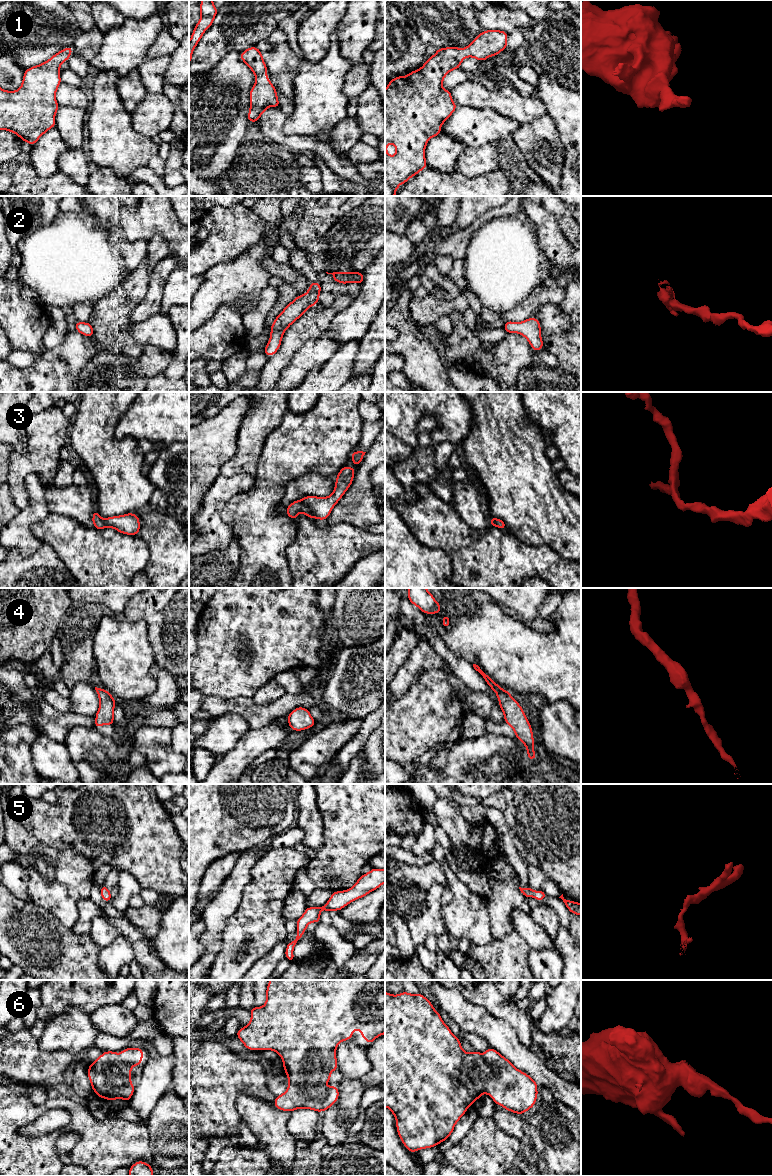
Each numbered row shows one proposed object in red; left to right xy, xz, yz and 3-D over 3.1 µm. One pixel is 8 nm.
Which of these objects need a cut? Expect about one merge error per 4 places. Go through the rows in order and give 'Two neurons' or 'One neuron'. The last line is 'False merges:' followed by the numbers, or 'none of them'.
1: One neuron
2: One neuron
3: One neuron
4: One neuron
5: One neuron
6: One neuron
False merges: none of them

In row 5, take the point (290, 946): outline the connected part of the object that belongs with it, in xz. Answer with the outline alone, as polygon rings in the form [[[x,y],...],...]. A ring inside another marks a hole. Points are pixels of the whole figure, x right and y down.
[[[372,868],[366,874],[363,874],[352,888],[343,891],[334,891],[331,894],[328,902],[322,907],[307,907],[303,915],[296,921],[297,937],[286,946],[285,958],[293,962],[295,960],[293,950],[298,941],[302,939],[303,933],[311,922],[319,923],[321,910],[325,911],[340,911],[349,903],[362,898],[370,892],[381,887],[385,883],[385,869]]]

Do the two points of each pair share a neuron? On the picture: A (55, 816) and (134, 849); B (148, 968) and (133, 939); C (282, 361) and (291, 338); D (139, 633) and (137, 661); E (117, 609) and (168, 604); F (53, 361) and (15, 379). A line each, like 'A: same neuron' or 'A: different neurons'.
A: same neuron
B: same neuron
C: same neuron
D: same neuron
E: different neurons
F: same neuron

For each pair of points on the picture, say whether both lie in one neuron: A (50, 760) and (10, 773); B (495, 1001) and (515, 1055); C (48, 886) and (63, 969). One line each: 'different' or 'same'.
A: different
B: different
C: different

